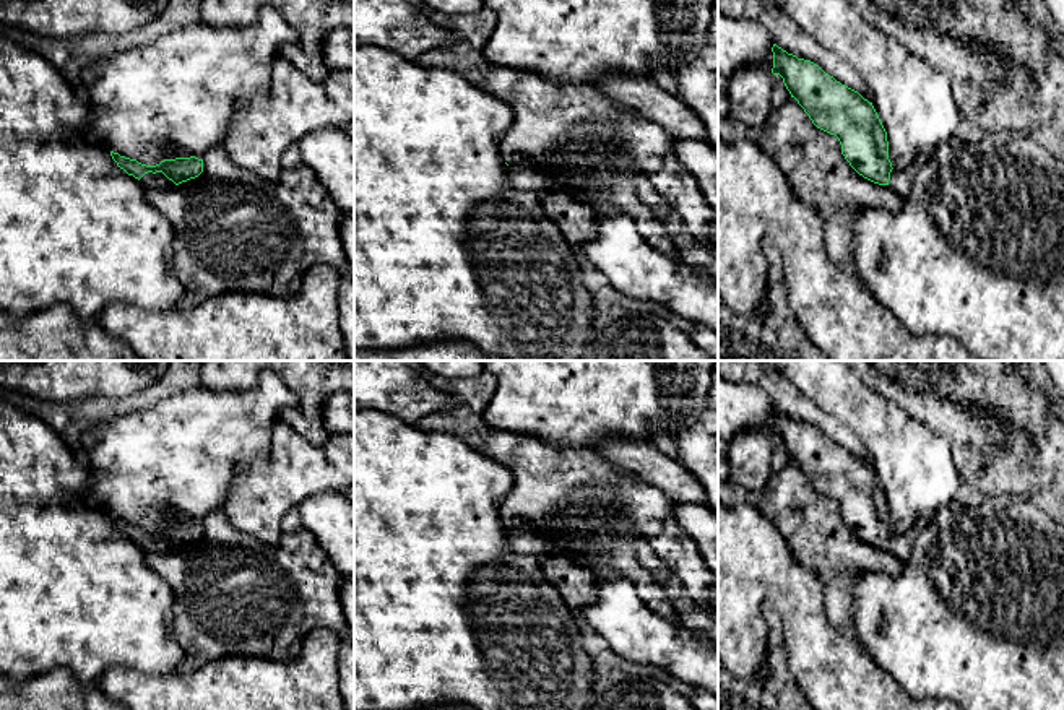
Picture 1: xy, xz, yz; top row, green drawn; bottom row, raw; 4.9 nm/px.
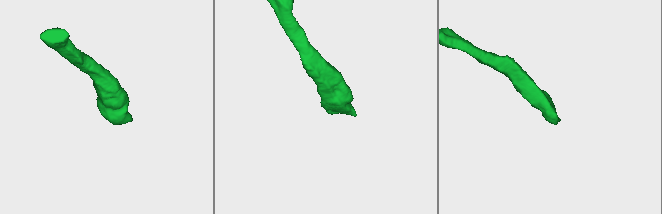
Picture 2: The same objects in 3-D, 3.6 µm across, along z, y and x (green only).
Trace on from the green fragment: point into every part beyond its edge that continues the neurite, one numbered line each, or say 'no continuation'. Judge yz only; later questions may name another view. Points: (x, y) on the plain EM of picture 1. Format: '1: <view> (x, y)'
1: yz (900, 546)

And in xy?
1: xy (150, 545)

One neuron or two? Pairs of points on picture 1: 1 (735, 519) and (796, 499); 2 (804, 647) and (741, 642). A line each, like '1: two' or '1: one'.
1: two
2: one

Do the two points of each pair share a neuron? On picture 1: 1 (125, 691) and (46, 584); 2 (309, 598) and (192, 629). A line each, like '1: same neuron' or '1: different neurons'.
1: different neurons
2: same neuron

